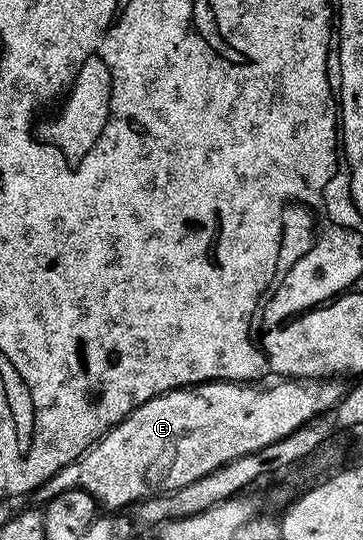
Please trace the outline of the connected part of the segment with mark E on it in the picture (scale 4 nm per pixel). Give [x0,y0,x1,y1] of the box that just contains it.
[32,378,344,509]

